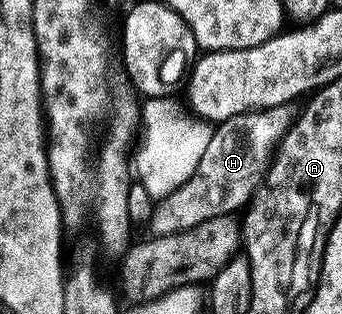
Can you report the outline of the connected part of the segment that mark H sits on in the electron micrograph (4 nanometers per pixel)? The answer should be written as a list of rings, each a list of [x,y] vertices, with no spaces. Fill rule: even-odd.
[[[285,106],[268,107],[264,111],[245,111],[217,124],[211,130],[208,149],[204,149],[204,157],[200,157],[200,165],[196,165],[192,177],[188,177],[184,185],[180,185],[172,193],[168,193],[163,199],[155,202],[154,212],[148,224],[148,230],[151,231],[149,234],[154,237],[176,235],[181,231],[190,231],[196,225],[200,225],[200,221],[241,212],[251,202],[254,192],[258,190],[260,180],[269,166],[278,142],[282,140],[282,136],[291,125],[292,111],[290,115],[290,110],[289,106]]]

